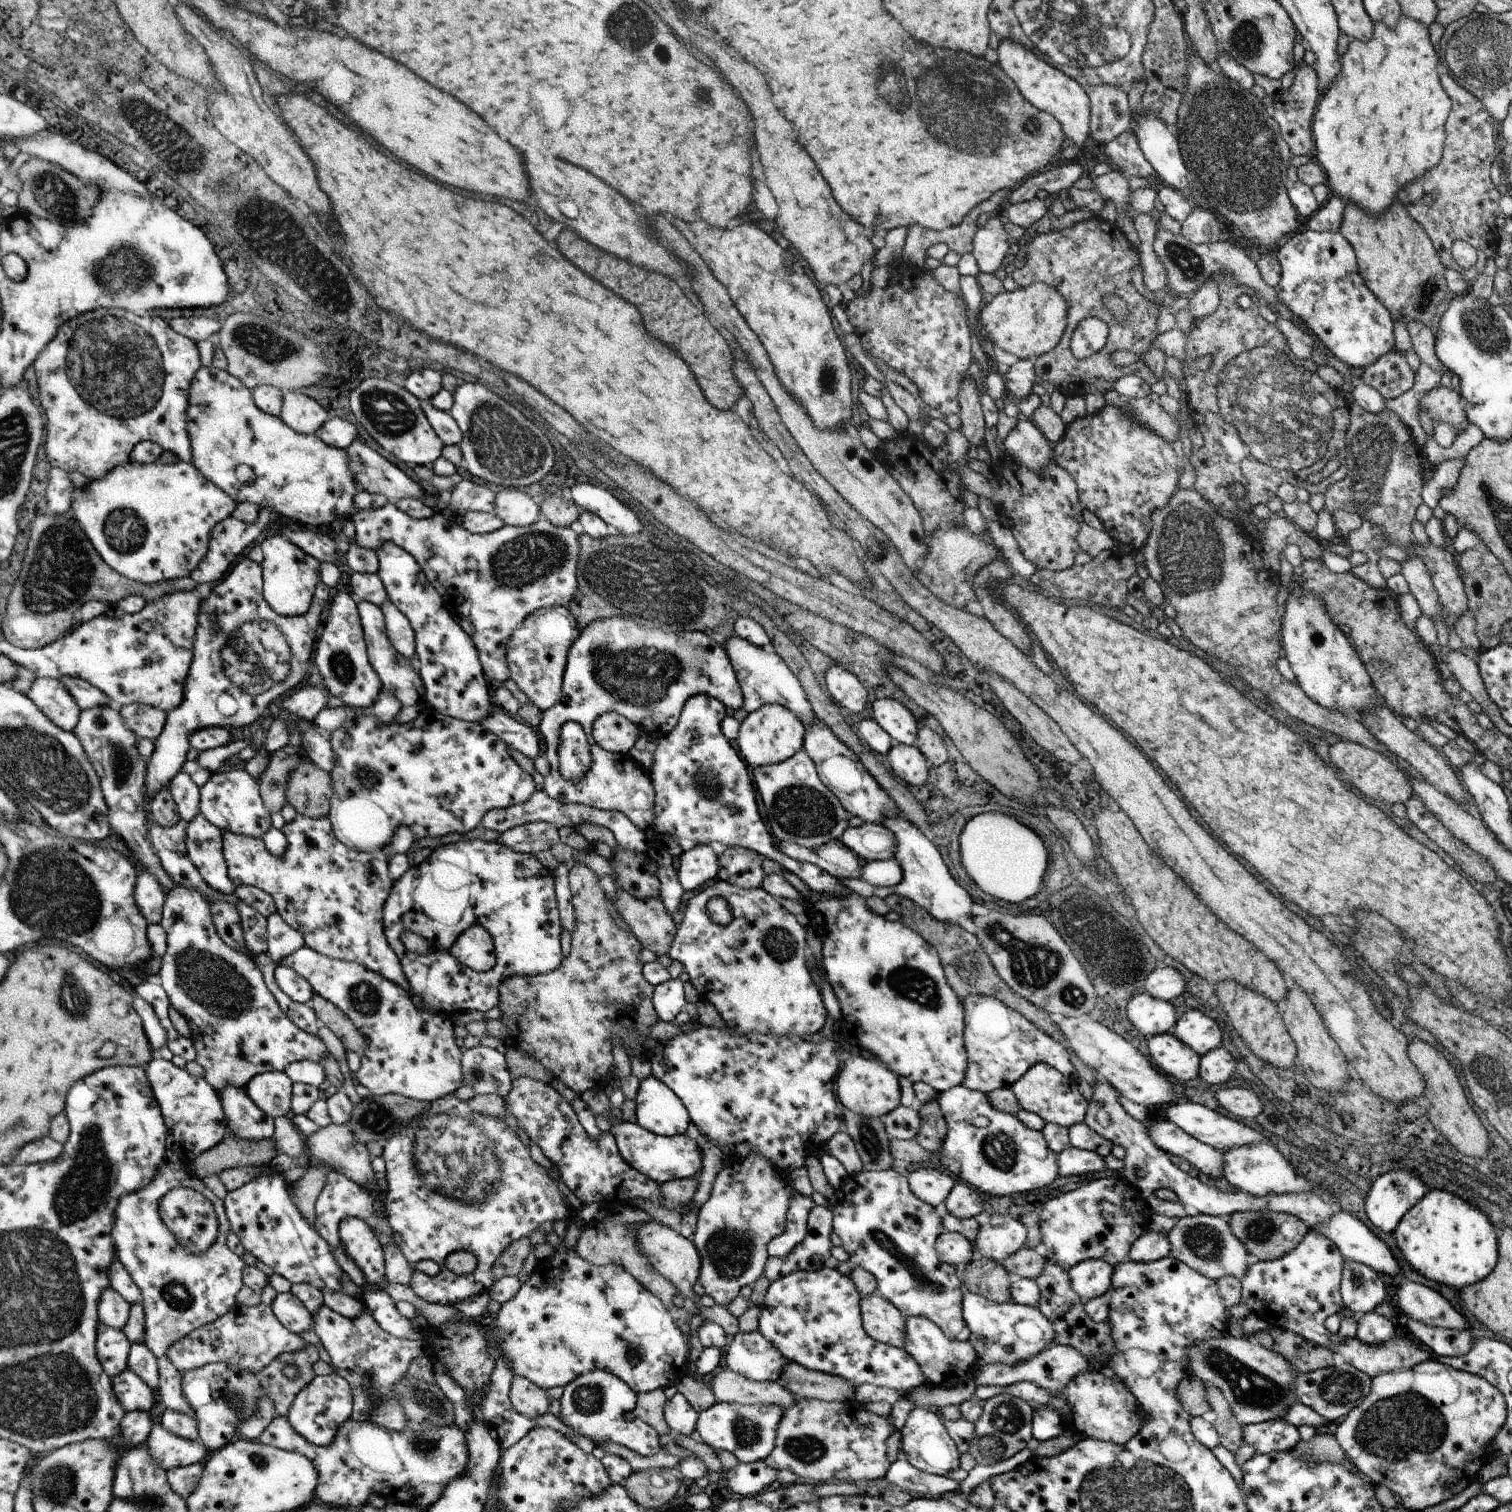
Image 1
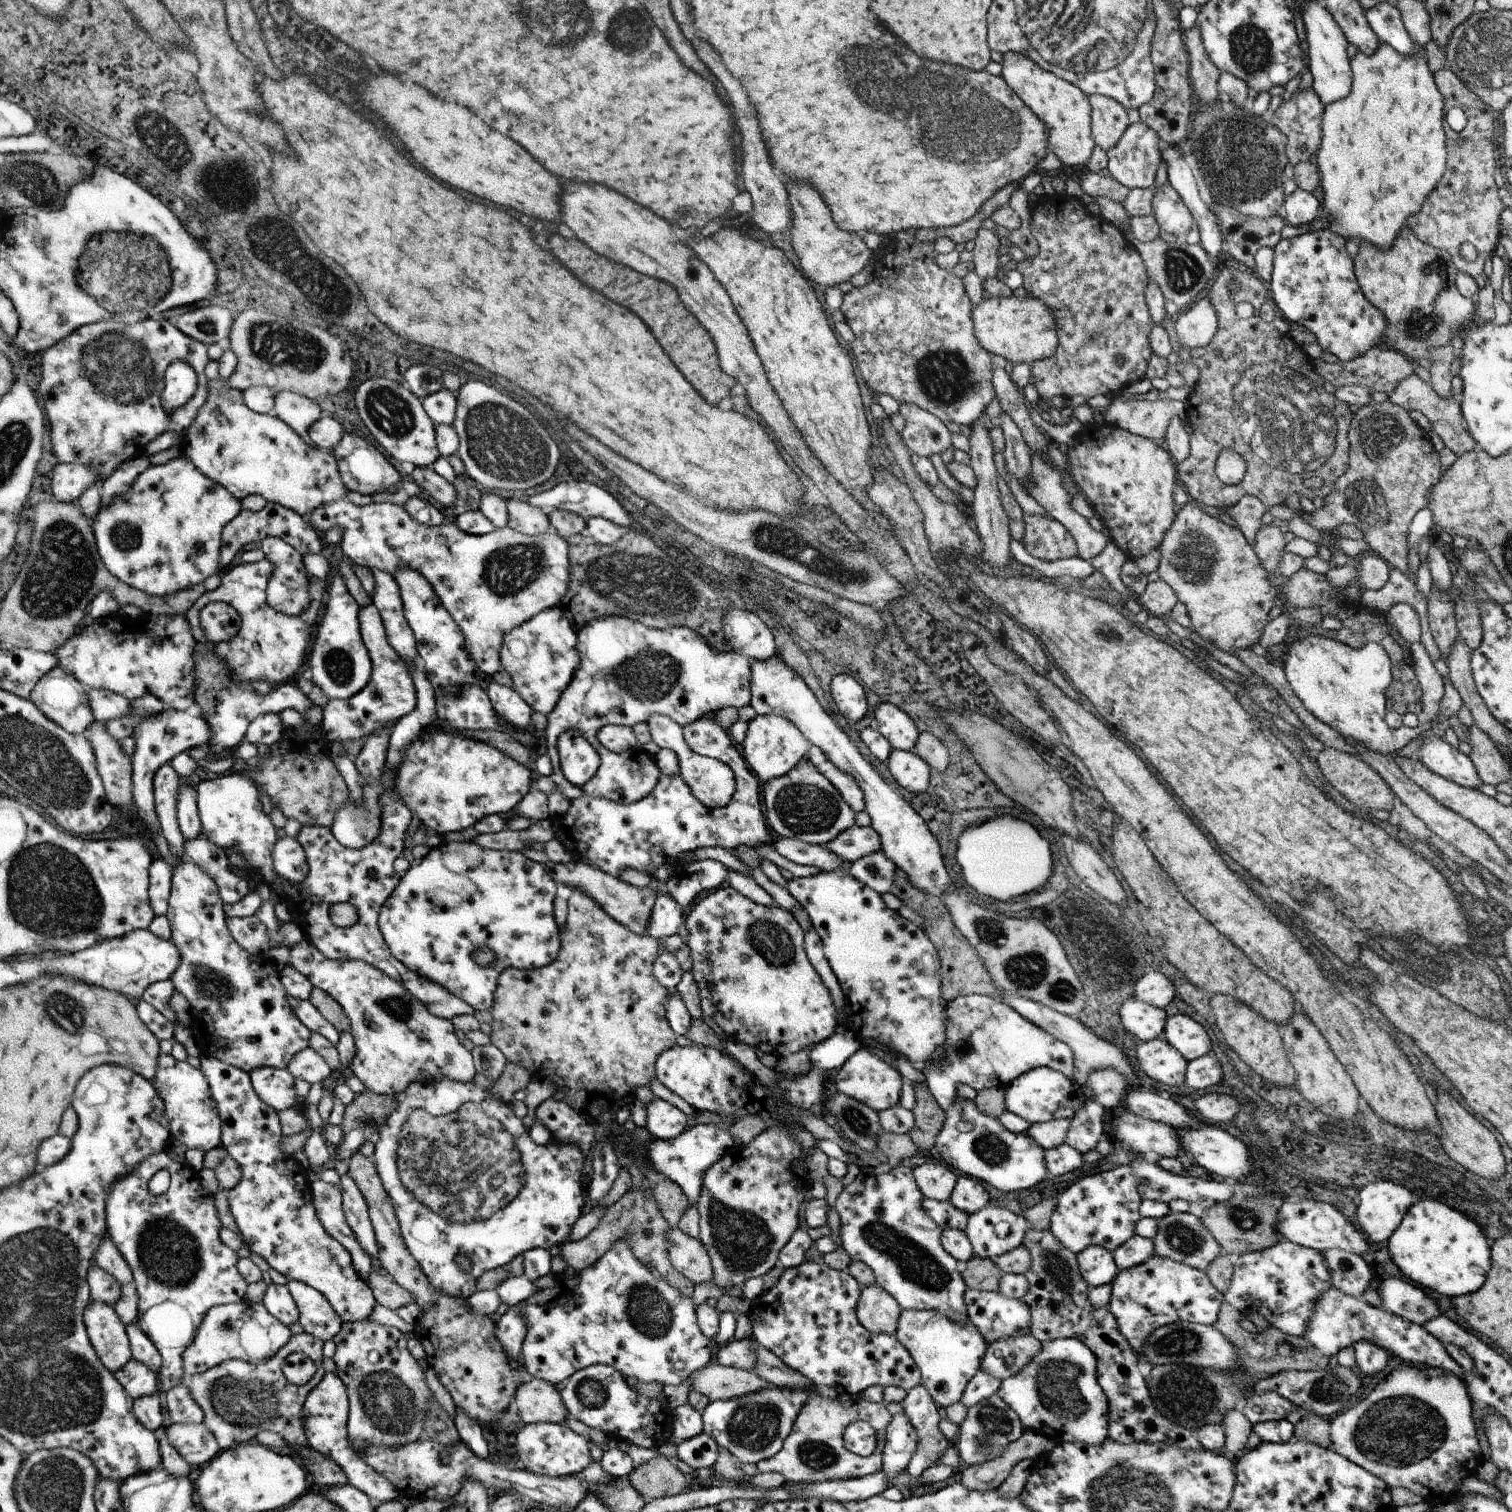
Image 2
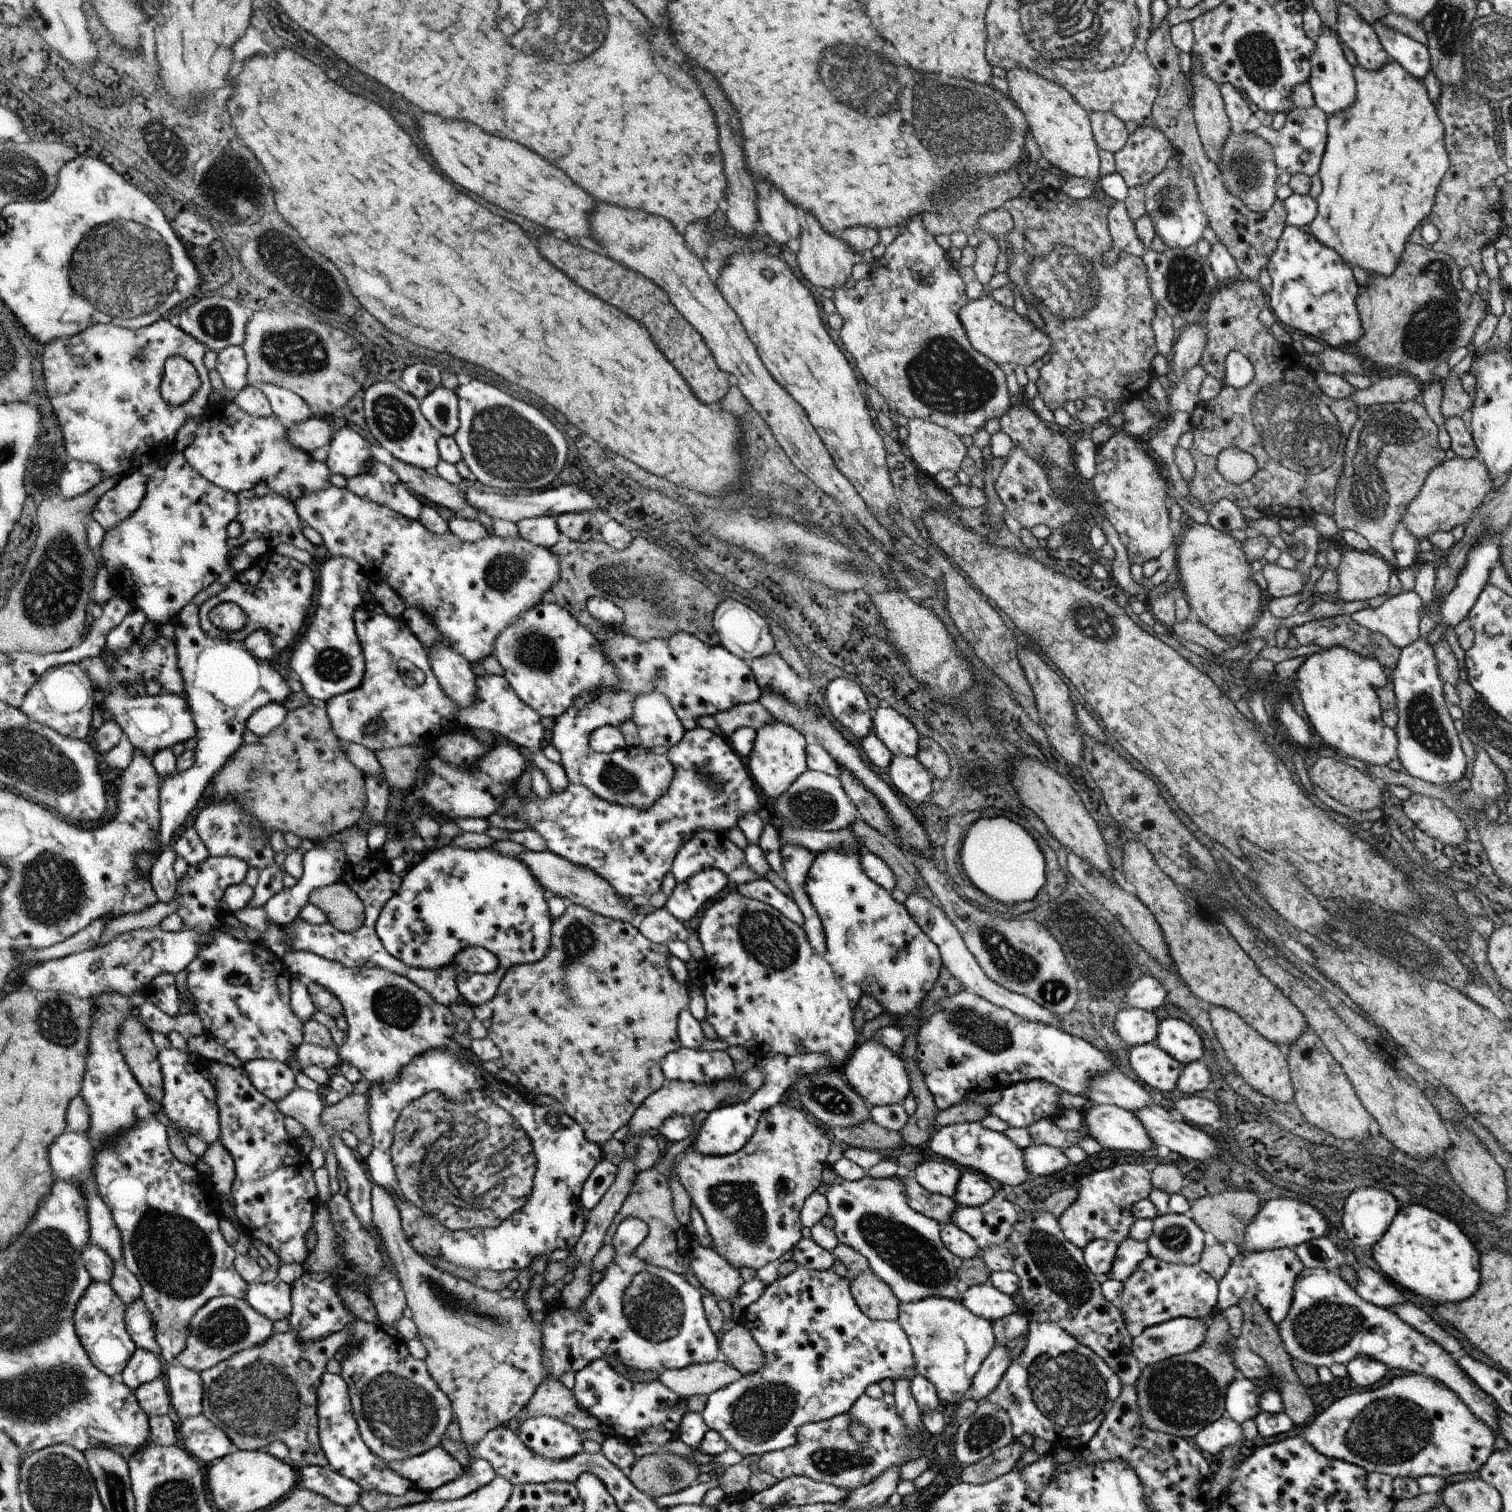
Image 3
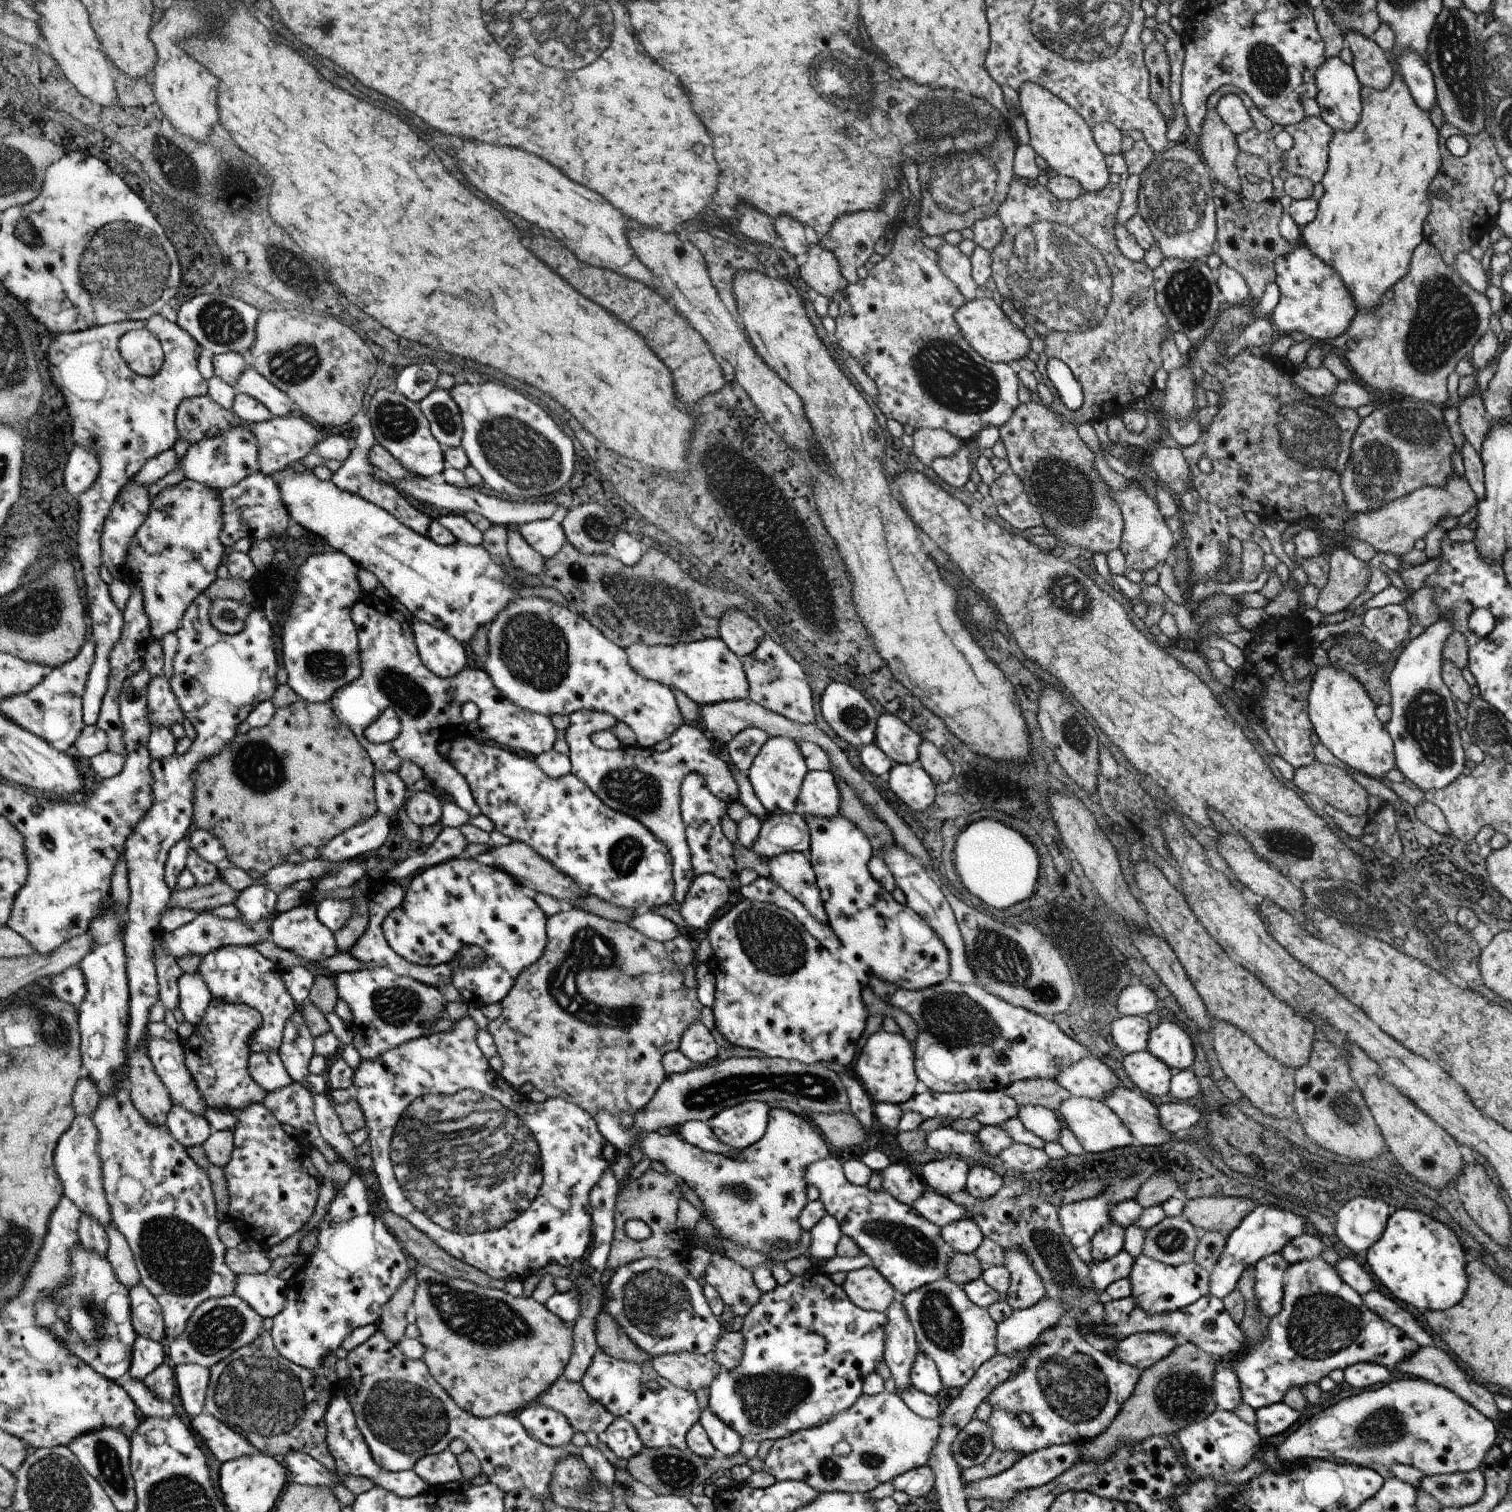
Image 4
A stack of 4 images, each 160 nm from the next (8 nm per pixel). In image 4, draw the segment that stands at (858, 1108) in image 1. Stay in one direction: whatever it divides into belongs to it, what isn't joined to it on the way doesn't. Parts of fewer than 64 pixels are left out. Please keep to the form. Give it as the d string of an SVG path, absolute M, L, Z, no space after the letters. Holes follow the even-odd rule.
M884 1029L875 1032L858 1052L850 1069L874 1103L900 1105L915 1094L918 1082L915 1073L915 1047L901 1032L894 1034Z

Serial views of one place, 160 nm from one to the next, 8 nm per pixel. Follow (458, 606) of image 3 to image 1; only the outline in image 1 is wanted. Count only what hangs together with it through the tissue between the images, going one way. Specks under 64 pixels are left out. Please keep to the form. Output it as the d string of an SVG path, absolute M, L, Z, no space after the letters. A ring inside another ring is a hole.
M393 503L377 509L356 511L350 520L356 529L356 541L360 546L375 552L388 543L394 543L411 554L423 567L428 582L442 595L447 610L454 616L467 618L473 626L474 643L479 651L480 662L488 678L506 682L511 678L510 663L507 661L507 642L512 633L523 624L530 614L551 608L569 608L569 602L579 590L579 554L582 548L579 534L570 526L557 527L548 519L540 518L525 527L504 525L501 529L486 533L472 533L463 525L449 522L443 513L434 513L425 519L417 519L401 511Z

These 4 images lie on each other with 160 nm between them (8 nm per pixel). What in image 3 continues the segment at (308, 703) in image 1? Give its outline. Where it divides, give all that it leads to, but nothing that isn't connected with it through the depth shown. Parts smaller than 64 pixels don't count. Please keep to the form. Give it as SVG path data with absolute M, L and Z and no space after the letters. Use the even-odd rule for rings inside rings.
M188 603L174 623L174 641L186 683L183 695L188 701L197 728L197 748L194 751L194 765L186 771L176 771L165 776L160 787L163 825L160 826L159 839L163 848L166 848L170 838L174 838L178 828L186 822L188 814L202 798L206 784L213 780L215 774L240 748L246 720L250 720L263 706L272 703L282 705L293 692L276 670L252 656L243 641L210 638L200 626L199 605Z

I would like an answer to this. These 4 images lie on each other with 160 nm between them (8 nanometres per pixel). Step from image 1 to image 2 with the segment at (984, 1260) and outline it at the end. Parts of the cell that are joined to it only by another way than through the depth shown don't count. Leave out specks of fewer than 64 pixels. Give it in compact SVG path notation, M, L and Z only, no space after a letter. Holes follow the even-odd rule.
M972 1258L968 1260L964 1265L964 1282L968 1284L968 1289L982 1290L982 1291L998 1291L1000 1278L1003 1274L1000 1268L996 1266L992 1259L986 1258Z

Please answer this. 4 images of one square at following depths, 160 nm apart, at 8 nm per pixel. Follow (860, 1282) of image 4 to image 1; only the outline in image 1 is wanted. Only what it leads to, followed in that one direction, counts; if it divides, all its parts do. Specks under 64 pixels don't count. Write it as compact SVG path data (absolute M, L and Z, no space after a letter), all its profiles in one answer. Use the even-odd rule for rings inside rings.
M880 1294L862 1297L864 1330L876 1342L893 1347L906 1346L906 1317L899 1308Z

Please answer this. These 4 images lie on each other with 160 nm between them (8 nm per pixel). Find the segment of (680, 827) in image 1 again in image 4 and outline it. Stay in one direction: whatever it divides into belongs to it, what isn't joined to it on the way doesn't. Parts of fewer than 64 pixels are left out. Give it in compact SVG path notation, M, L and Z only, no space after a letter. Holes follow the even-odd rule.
M472 736L456 737L449 743L449 754L445 758L465 777L476 804L481 808L481 814L491 820L492 828L499 830L513 842L529 844L558 870L572 877L588 895L636 912L668 905L673 899L674 862L666 842L656 838L639 819L612 810L612 807L576 775L568 773L557 779L550 778L544 774L534 758L523 753L517 754L508 748L493 746L490 742L478 742Z

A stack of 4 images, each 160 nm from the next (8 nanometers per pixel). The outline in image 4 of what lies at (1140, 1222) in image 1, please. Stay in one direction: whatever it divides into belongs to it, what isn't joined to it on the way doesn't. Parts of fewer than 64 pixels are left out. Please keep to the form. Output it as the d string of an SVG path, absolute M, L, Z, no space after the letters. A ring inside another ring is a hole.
M1131 1170L1116 1171L1108 1176L1108 1178L1102 1178L1100 1180L1107 1180L1110 1183L1105 1186L1105 1189L1098 1196L1058 1207L1059 1221L1063 1226L1063 1233L1072 1243L1076 1254L1088 1265L1092 1264L1093 1260L1091 1258L1092 1237L1105 1226L1113 1224L1113 1218L1111 1217L1112 1206L1120 1203L1122 1200L1135 1200L1139 1193L1139 1188L1143 1184L1136 1171ZM1114 1183L1121 1183L1121 1187Z

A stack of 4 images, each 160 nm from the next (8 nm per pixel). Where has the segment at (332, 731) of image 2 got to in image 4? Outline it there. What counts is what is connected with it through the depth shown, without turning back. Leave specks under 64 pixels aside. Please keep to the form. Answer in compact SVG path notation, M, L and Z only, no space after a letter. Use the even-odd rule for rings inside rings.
M372 593L366 594L352 607L351 617L359 629L362 674L350 685L339 689L332 696L330 704L340 722L348 726L366 748L376 770L397 772L402 762L413 762L423 770L421 785L448 796L462 810L475 817L481 814L481 808L476 804L465 777L440 754L440 744L456 737L472 736L478 742L498 742L510 751L531 758L552 748L556 740L552 720L513 703L496 688L486 670L468 667L449 679L428 670L416 646L410 620L392 603ZM466 702L474 702L479 708L475 721L462 719L460 708ZM386 709L395 710L399 715L399 736L392 742L370 742L363 734Z

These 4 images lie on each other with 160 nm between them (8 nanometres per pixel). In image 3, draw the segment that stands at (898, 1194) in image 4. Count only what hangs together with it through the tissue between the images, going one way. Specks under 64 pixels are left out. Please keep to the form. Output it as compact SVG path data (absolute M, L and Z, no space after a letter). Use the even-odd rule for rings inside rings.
M899 1166L896 1171L897 1177L902 1177L907 1186L907 1198L910 1205L920 1214L936 1219L940 1225L951 1222L953 1211L957 1208L954 1198L948 1198L938 1193L928 1192L913 1177L912 1173L904 1166Z

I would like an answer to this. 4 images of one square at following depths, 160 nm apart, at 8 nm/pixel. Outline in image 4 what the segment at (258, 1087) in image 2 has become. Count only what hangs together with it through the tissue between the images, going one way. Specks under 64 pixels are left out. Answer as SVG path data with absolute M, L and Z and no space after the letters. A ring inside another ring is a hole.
M278 1052L252 1053L248 1068L251 1077L266 1091L274 1092L293 1083Z

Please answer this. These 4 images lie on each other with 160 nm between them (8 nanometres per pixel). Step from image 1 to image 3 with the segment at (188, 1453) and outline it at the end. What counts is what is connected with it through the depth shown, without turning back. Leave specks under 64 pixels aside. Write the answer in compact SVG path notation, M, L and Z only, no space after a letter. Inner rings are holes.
M204 1413L183 1419L179 1428L179 1442L204 1462L215 1462L235 1450L234 1443L220 1427Z

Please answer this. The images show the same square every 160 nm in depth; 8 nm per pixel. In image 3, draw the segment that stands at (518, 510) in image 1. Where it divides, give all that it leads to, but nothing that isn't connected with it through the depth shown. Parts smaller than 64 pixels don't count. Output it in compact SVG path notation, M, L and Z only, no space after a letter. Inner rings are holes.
M534 517L516 523L519 536L536 545L550 548L559 541L559 528L555 517Z

